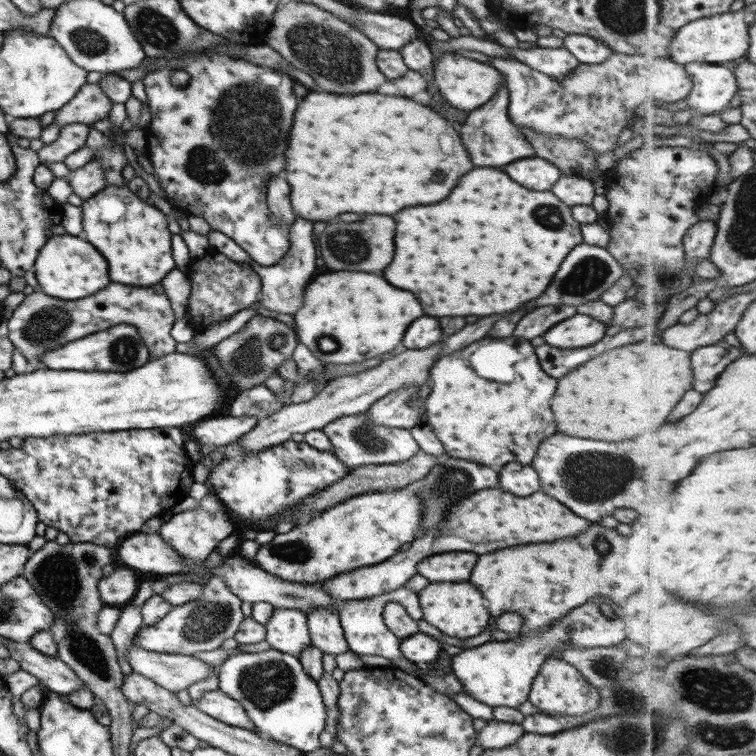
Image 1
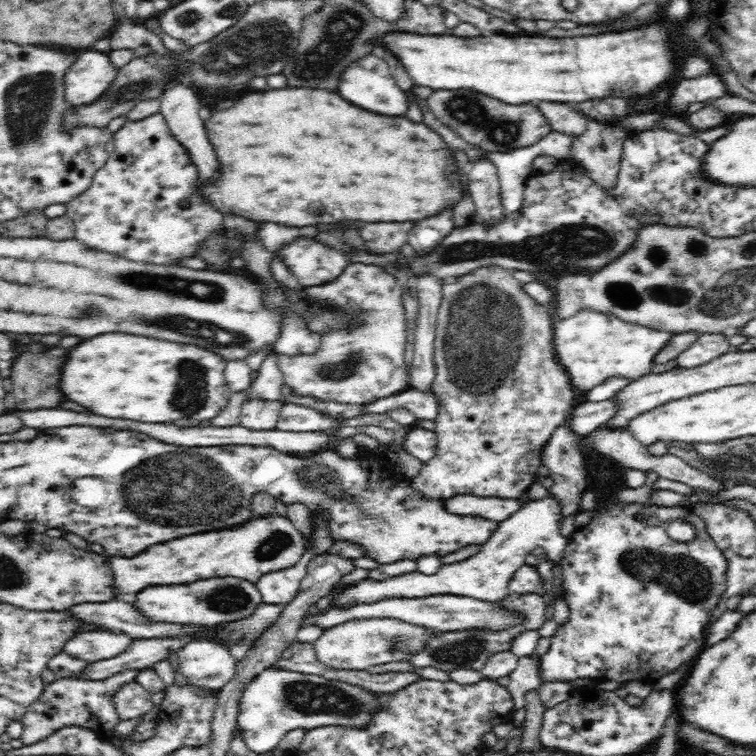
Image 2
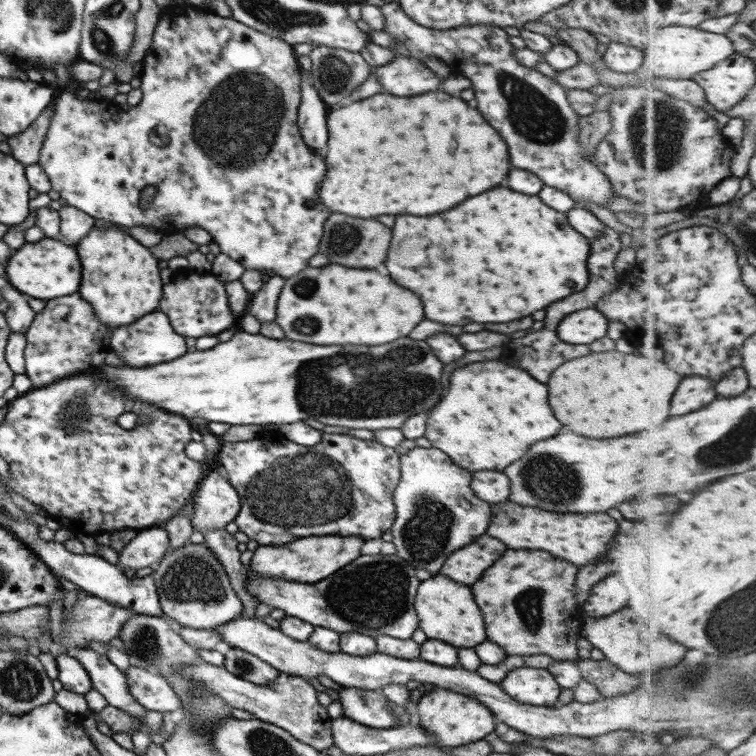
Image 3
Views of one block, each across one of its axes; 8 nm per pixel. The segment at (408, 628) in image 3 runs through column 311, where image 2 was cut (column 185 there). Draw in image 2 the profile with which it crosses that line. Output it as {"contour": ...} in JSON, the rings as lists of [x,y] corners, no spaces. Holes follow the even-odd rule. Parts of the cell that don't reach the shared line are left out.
{"contour":[[[236,577],[208,578],[192,584],[176,586],[150,586],[135,594],[136,600],[131,604],[146,620],[163,622],[176,626],[216,626],[223,622],[234,622],[256,610],[263,600],[255,583]]]}

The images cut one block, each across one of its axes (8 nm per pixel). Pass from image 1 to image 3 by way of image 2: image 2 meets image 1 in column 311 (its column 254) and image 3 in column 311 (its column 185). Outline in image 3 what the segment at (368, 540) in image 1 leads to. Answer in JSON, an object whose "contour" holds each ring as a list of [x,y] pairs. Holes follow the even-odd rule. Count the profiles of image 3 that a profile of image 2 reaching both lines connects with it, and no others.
{"contour":[[[301,538],[297,542],[291,542],[289,546],[259,546],[257,550],[253,550],[251,562],[247,567],[251,572],[257,572],[261,576],[281,578],[289,582],[319,582],[321,578],[333,574],[337,568],[357,558],[359,548],[359,538]]]}

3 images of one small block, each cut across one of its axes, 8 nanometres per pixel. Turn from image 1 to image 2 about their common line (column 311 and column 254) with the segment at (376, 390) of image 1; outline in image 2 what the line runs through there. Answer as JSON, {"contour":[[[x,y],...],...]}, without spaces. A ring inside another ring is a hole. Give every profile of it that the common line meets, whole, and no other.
{"contour":[[[249,398],[241,405],[240,425],[250,430],[274,430],[286,402]]]}

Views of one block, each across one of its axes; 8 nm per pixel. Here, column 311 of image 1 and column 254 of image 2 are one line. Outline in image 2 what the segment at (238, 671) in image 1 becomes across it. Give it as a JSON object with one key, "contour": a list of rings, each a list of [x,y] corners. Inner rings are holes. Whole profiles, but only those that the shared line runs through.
{"contour":[[[270,666],[246,686],[237,726],[248,748],[263,754],[276,749],[283,736],[296,728],[308,731],[320,726],[368,726],[382,708],[377,695],[362,686]]]}

